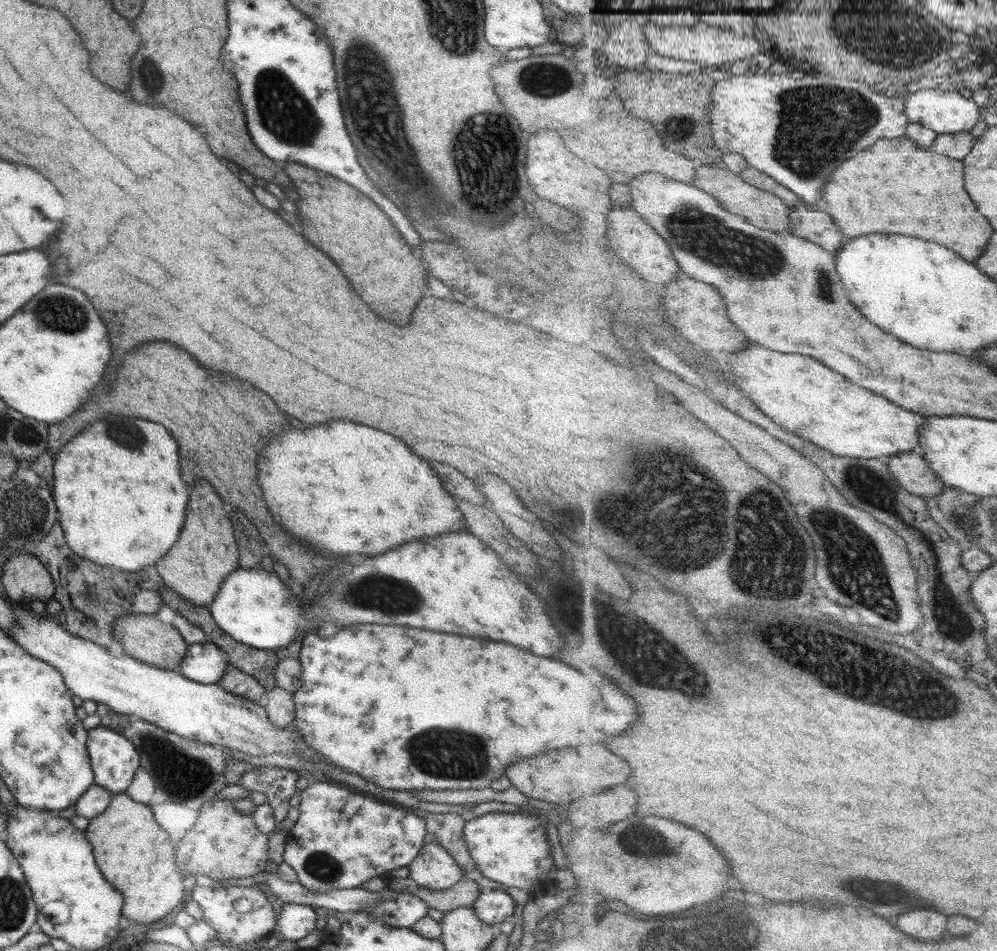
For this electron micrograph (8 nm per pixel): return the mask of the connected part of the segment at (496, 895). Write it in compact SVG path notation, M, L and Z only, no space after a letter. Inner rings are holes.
M492 890L479 893L471 907L483 924L499 924L514 913L514 900L503 891Z

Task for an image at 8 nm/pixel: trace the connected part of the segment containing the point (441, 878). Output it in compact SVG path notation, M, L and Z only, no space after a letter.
M435 842L423 845L407 867L408 877L417 886L435 891L454 886L464 878L451 855Z

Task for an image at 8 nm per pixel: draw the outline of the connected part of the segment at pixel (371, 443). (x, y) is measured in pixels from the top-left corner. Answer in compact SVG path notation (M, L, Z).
M329 422L323 426L315 426L309 430L289 430L281 436L277 436L267 448L263 448L263 452L257 458L257 468L259 468L259 482L269 506L271 516L281 524L281 528L285 528L289 534L293 534L295 538L305 540L307 544L315 546L319 552L323 554L333 554L333 556L345 556L345 554L363 554L365 548L365 556L377 556L383 554L387 550L393 550L395 546L413 542L413 540L421 540L421 538L431 538L443 532L458 532L465 530L463 524L462 512L456 505L456 499L448 492L443 490L441 482L437 478L433 478L433 470L429 468L427 462L423 462L421 458L417 458L401 440L383 434L379 430L361 426L361 424L353 424L353 422Z

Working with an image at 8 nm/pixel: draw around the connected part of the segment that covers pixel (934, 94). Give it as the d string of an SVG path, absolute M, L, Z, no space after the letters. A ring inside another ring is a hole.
M923 89L905 96L906 113L910 122L931 128L938 134L969 132L981 120L981 108L967 92Z

